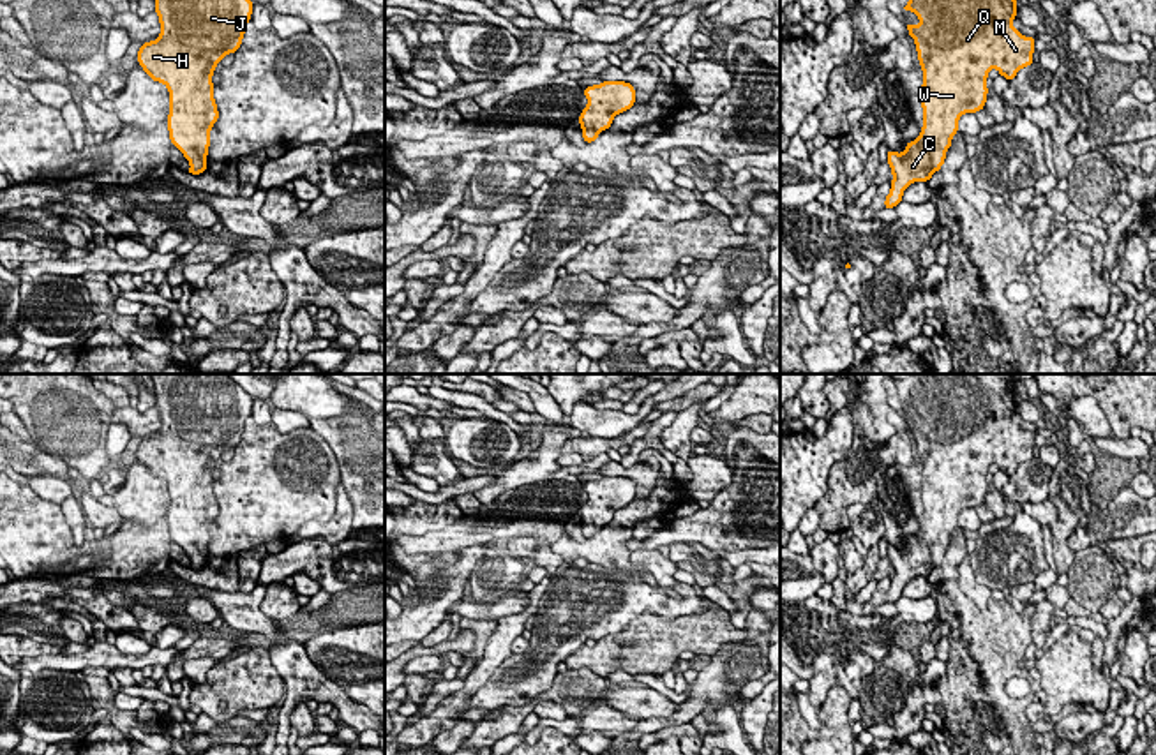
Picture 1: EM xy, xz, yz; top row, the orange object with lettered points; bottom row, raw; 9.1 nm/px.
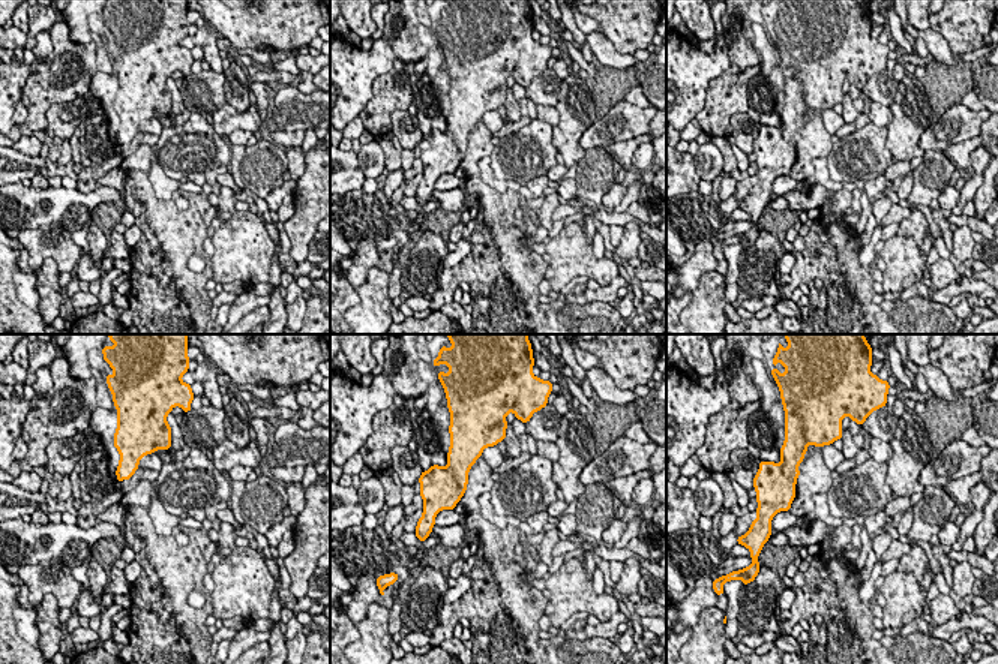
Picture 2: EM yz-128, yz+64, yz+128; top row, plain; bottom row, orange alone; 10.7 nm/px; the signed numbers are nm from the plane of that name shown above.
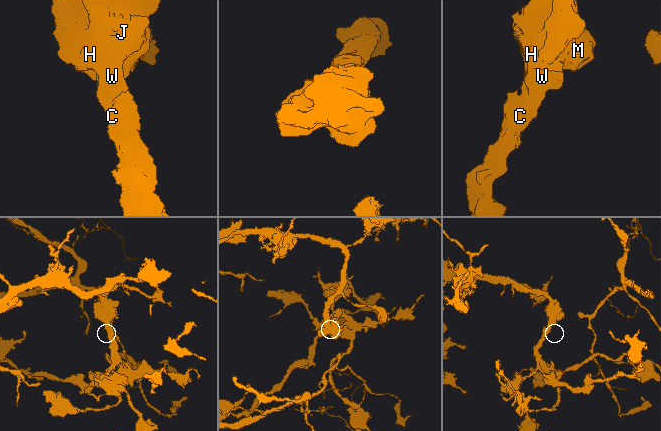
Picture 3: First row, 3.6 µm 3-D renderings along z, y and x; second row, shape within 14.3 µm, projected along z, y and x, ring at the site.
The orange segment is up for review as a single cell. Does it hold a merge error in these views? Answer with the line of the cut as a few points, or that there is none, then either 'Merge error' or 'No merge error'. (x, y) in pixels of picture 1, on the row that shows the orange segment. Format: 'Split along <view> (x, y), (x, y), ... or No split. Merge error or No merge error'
No split. No merge error

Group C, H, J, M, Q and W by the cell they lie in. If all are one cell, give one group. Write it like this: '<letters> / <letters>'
C H J M Q W

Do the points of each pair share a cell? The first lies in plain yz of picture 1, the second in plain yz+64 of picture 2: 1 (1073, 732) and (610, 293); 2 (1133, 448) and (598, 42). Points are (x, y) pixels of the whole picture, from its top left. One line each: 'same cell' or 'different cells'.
1: same cell
2: same cell

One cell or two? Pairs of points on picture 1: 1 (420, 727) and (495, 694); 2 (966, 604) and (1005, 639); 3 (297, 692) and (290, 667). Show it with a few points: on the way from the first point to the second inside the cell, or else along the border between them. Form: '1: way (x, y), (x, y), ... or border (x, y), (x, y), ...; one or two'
1: border (493, 672), (477, 690), (468, 708); two
2: way (969, 614), (994, 639); one
3: way (297, 687), (295, 672); one

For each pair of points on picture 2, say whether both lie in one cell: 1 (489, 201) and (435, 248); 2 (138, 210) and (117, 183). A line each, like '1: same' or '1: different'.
1: different
2: different

